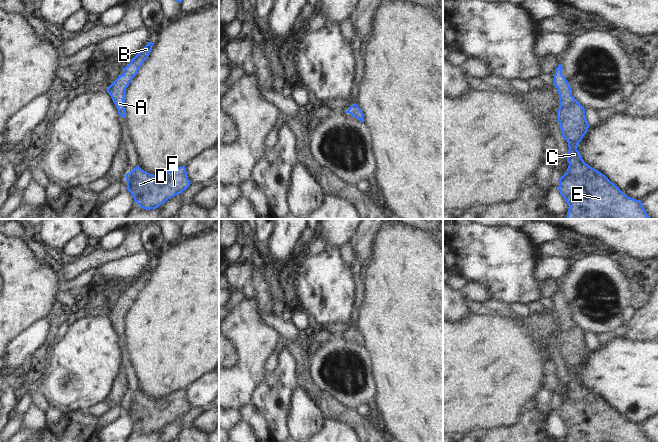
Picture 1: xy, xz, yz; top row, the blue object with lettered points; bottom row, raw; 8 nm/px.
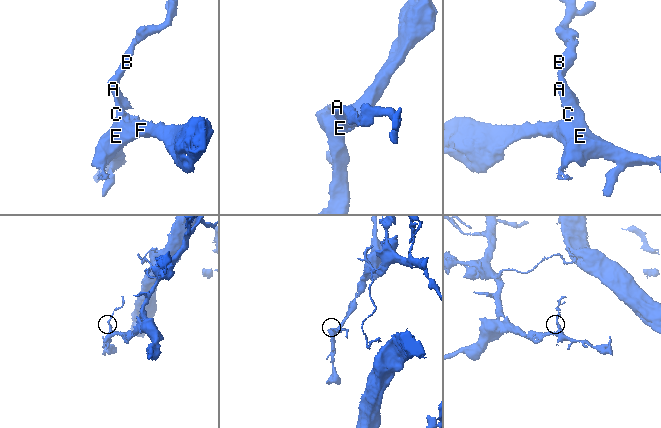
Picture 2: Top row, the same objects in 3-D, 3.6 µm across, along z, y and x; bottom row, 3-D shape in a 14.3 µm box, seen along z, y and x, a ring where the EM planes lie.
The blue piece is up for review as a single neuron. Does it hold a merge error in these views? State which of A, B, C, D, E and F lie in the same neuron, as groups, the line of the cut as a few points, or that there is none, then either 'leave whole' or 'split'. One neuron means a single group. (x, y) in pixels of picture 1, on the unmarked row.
A B C D E F; no cut; leave whole

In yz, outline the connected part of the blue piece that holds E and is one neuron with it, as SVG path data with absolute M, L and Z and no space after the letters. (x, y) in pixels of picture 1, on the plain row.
M559 288L554 310L559 318L558 346L569 371L567 396L558 403L558 414L569 430L566 442L649 442L640 424L626 420L604 398L582 383L577 370L589 348L585 333L572 320L562 294Z

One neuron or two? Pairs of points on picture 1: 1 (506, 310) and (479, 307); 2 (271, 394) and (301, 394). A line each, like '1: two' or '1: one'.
1: one
2: two

